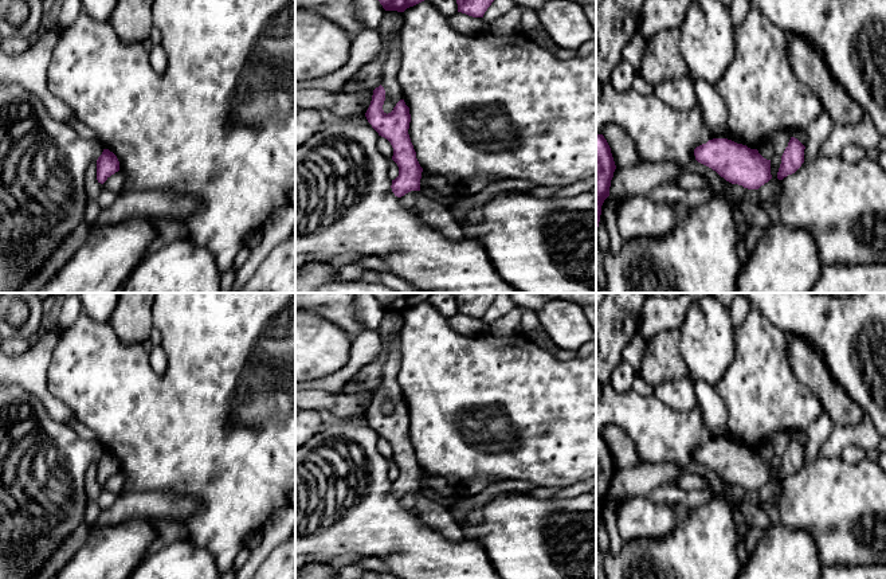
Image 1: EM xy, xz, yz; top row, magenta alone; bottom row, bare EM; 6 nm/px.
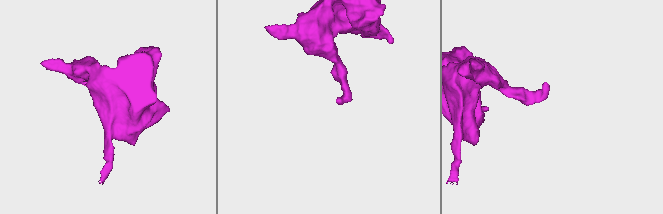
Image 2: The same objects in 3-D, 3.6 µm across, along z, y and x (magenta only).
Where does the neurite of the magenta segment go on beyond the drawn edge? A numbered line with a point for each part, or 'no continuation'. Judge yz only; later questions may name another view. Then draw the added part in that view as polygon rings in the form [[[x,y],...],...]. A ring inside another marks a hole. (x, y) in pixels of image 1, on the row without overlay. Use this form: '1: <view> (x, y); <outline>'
no continuation

